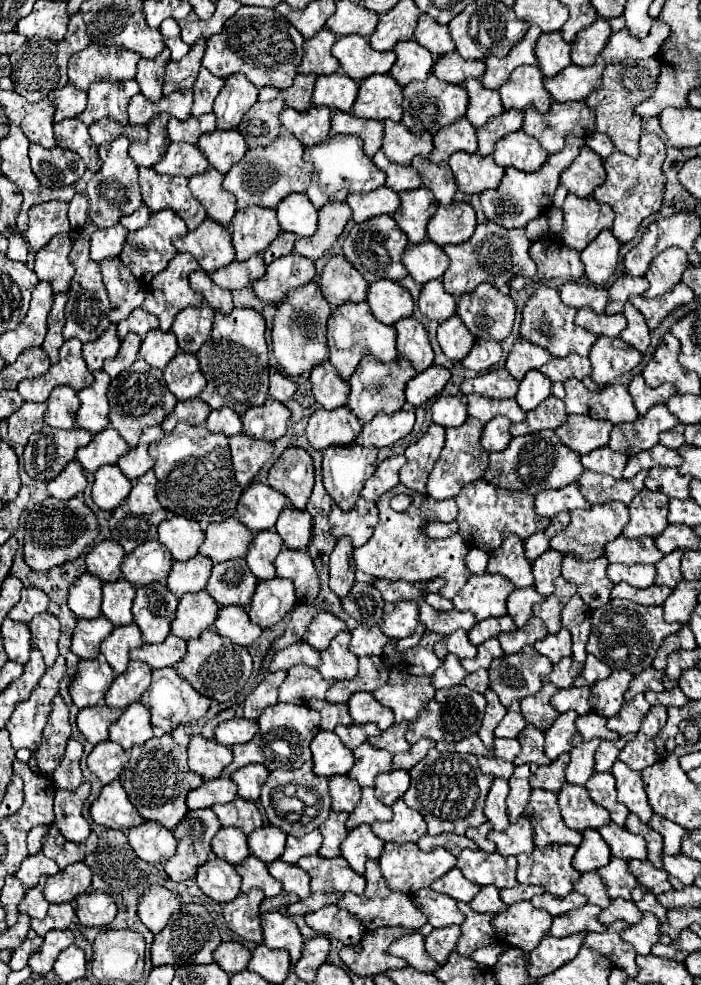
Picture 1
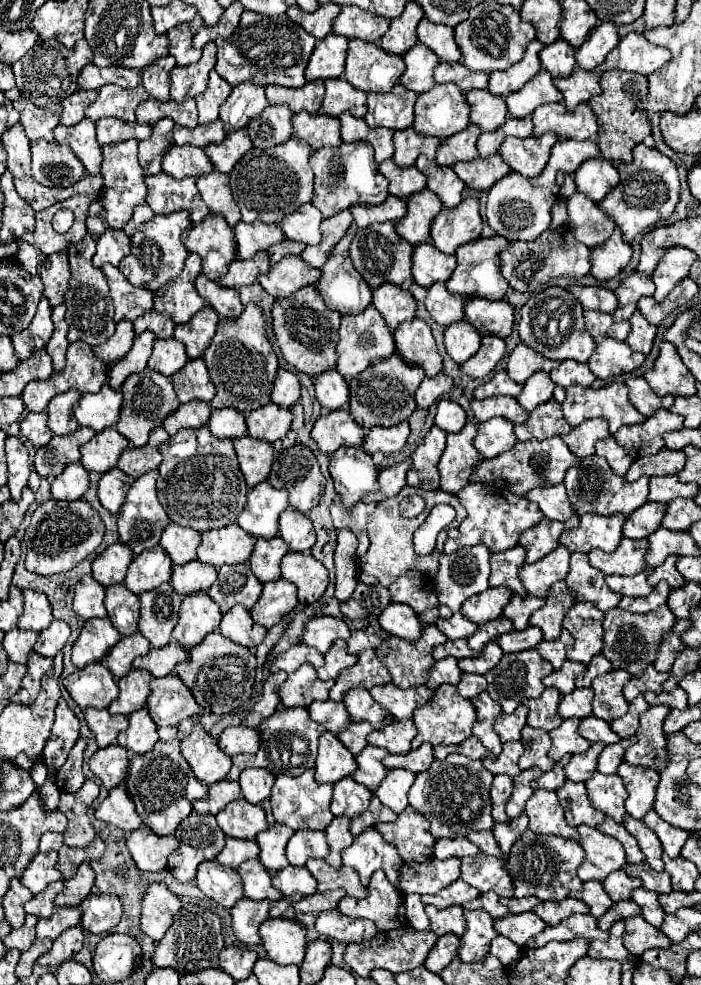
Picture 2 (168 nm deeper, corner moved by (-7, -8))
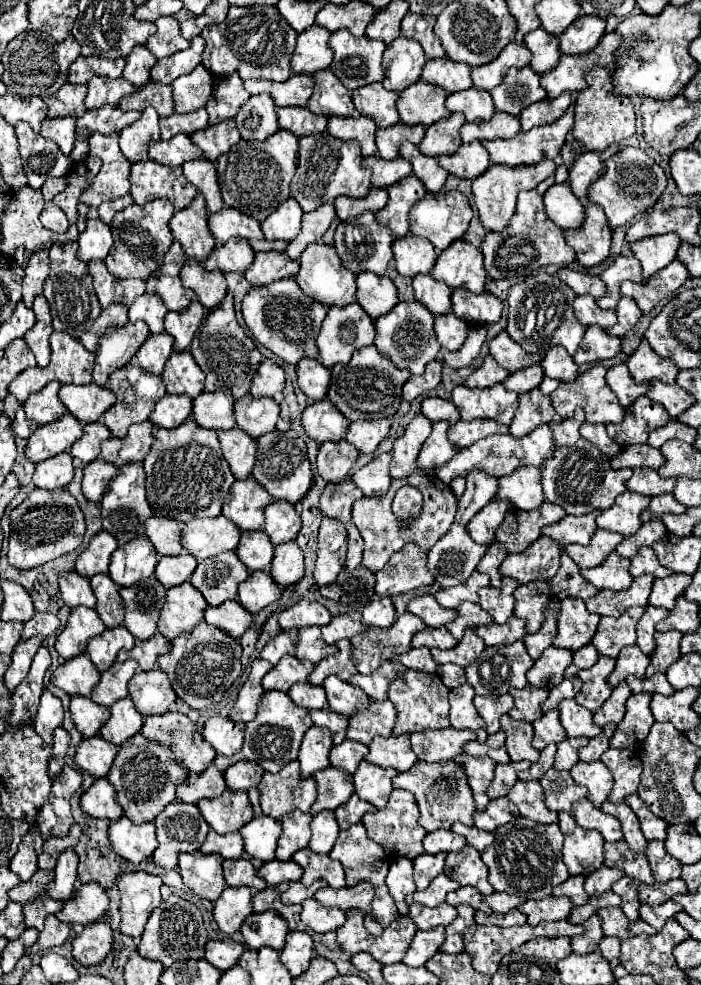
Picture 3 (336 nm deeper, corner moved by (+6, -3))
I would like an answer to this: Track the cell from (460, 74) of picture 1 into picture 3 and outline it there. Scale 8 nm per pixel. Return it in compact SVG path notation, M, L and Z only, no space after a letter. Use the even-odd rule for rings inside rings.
M434 58L426 60L422 70L422 80L442 86L448 94L458 90L468 90L472 86L470 78L470 66L454 62L450 58Z

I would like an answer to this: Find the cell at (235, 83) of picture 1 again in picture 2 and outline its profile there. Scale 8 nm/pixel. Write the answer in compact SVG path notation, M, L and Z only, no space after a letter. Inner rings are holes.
M251 81L235 85L231 95L221 105L221 113L219 113L221 121L225 123L225 131L231 133L231 131L243 129L267 105L269 103L265 99L265 89L263 87L257 87Z

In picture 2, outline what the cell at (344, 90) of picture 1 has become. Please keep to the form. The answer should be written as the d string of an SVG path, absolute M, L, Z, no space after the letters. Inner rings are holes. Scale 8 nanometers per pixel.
M343 77L327 79L325 81L325 99L323 99L323 113L337 117L343 111L349 111L353 117L365 115L365 93L355 89L349 81Z

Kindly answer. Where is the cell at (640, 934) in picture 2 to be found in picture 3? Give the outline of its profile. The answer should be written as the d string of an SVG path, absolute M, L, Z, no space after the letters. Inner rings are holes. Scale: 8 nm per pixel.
M602 908L598 910L598 916L602 918L604 936L616 936L620 940L626 940L636 934L656 934L656 930L642 920L630 922L620 908Z

